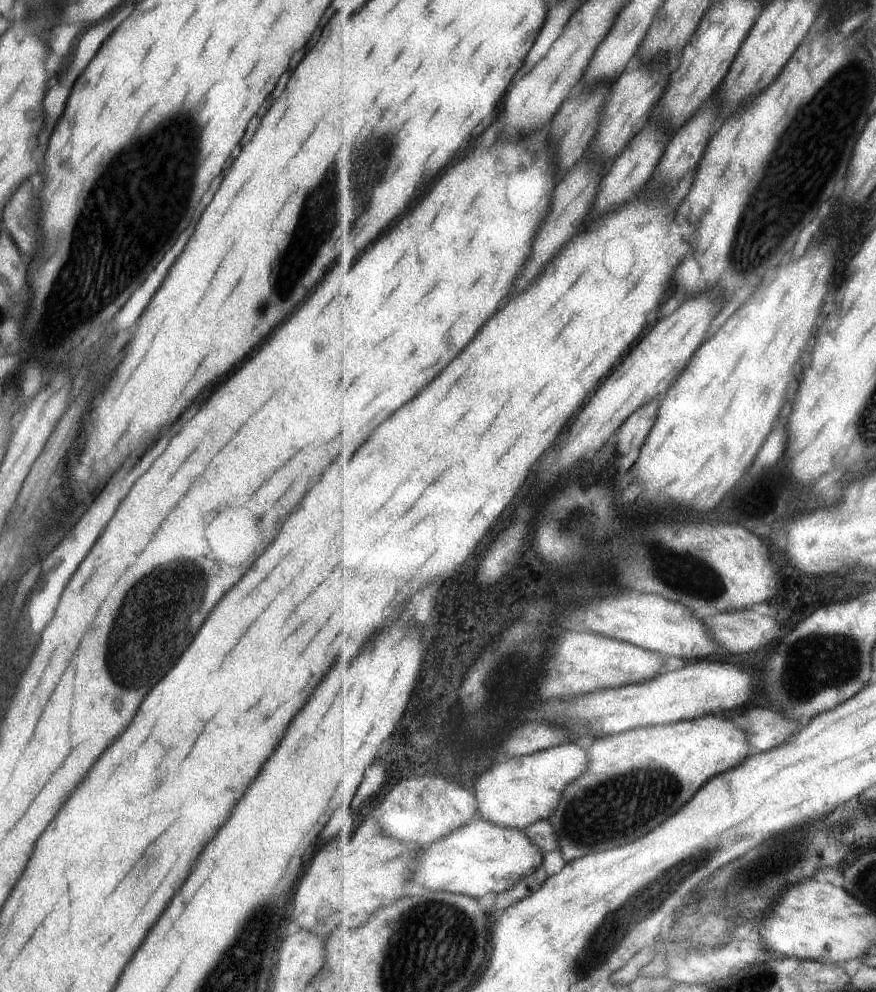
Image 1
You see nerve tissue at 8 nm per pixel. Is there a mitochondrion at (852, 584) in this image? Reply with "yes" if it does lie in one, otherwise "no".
no

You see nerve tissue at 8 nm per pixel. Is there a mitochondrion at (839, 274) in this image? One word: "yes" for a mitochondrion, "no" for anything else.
no

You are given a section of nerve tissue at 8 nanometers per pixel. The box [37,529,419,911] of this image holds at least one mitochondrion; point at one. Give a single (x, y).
(158, 605)

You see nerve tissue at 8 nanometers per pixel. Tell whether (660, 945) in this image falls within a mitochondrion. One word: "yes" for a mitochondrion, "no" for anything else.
no

